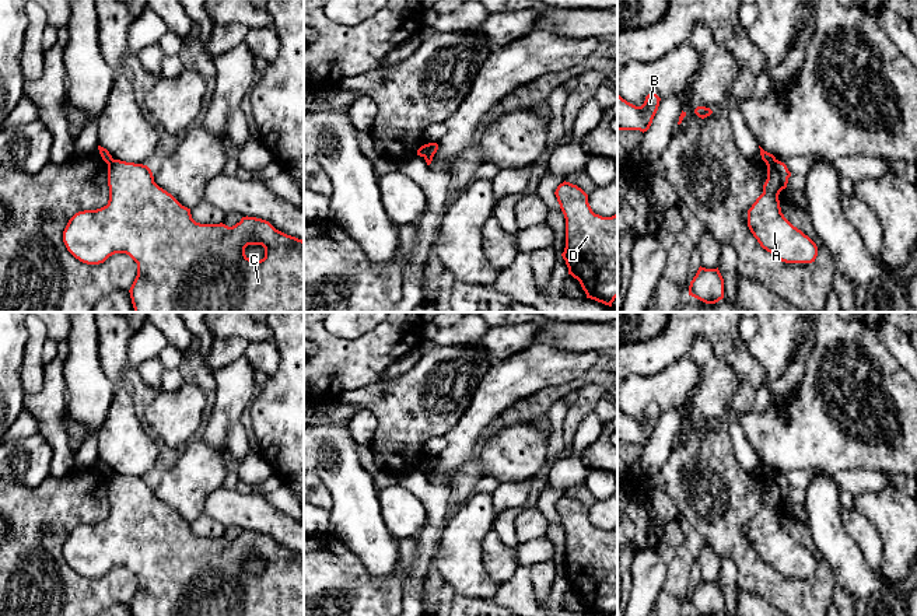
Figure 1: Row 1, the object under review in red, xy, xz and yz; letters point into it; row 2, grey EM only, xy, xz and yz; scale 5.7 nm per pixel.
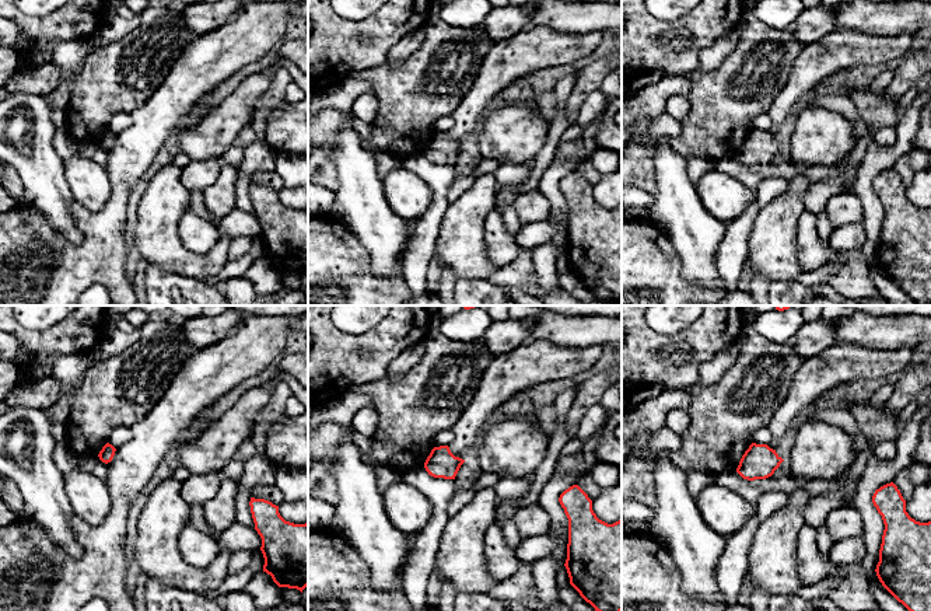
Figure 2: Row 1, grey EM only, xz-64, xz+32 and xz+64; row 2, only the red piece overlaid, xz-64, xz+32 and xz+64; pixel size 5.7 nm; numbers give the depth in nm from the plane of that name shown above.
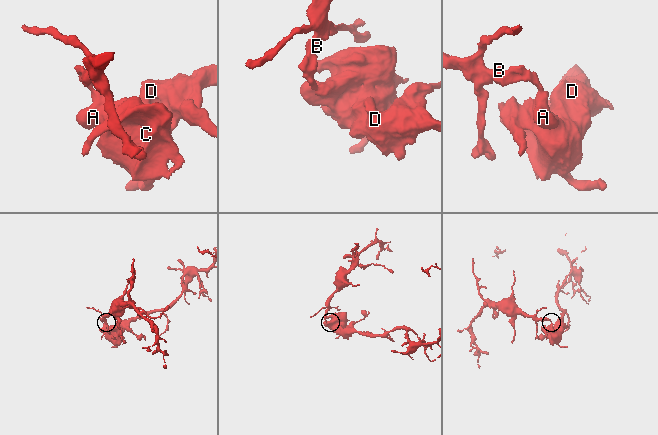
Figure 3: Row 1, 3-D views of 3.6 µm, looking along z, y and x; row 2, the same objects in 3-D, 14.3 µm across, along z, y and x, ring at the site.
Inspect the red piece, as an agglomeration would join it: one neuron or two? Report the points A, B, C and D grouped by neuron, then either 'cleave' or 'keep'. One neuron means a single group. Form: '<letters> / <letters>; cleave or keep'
A C D / B; cleave

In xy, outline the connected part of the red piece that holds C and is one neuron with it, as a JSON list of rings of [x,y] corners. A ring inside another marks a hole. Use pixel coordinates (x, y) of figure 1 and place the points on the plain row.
[[[112,473],[108,476],[108,518],[97,524],[76,526],[63,545],[63,556],[67,564],[80,575],[87,578],[104,577],[115,567],[126,567],[137,577],[137,589],[129,603],[132,616],[304,616],[304,554],[276,543],[269,535],[256,531],[242,531],[239,536],[228,540],[220,538],[200,538],[192,532],[190,522],[182,519],[171,507],[154,496],[151,483],[143,477]],[[248,559],[262,559],[265,571],[260,574],[249,573],[245,568]]]

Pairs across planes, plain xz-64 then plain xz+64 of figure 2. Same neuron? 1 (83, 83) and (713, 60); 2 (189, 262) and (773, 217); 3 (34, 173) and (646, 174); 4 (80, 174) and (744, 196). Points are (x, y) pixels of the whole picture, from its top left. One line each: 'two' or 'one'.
1: two
2: one
3: two
4: one

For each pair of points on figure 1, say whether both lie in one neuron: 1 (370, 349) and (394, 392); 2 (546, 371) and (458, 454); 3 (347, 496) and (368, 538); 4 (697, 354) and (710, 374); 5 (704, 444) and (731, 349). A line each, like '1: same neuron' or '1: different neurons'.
1: different neurons
2: same neuron
3: same neuron
4: same neuron
5: different neurons

